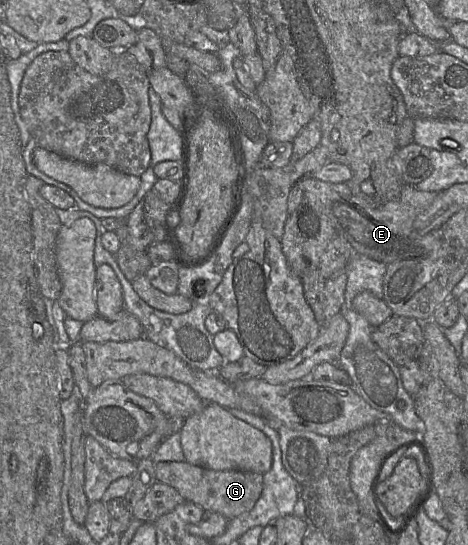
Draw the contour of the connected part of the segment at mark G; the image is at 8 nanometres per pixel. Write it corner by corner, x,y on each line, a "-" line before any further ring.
164,461
155,464
157,482
174,487
186,501
191,501
205,511
217,512
227,519
235,518
250,511
263,491
263,474
239,470
211,470
193,465
187,461

